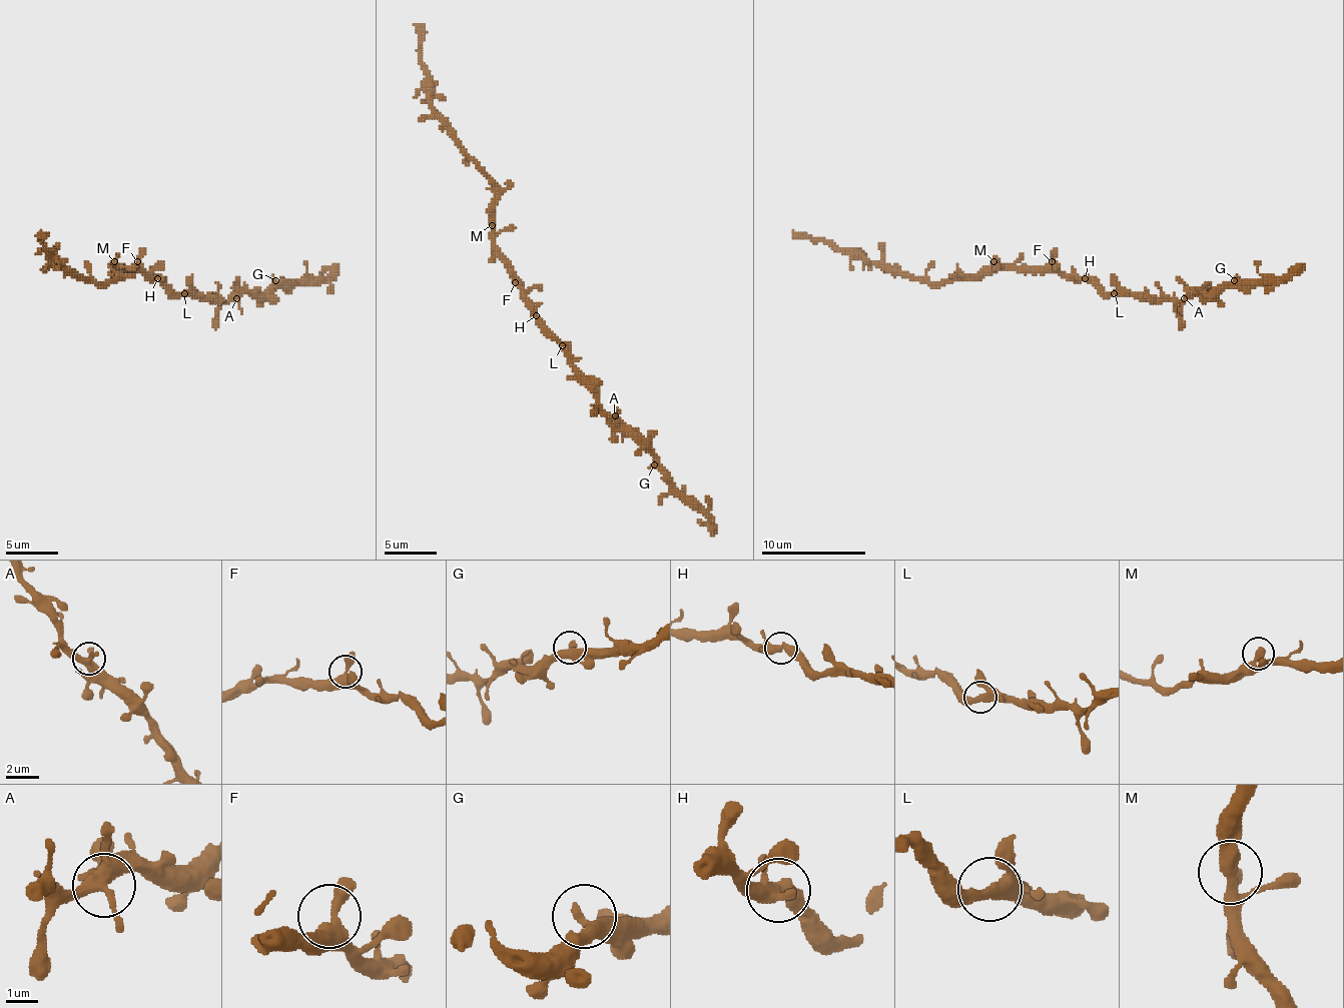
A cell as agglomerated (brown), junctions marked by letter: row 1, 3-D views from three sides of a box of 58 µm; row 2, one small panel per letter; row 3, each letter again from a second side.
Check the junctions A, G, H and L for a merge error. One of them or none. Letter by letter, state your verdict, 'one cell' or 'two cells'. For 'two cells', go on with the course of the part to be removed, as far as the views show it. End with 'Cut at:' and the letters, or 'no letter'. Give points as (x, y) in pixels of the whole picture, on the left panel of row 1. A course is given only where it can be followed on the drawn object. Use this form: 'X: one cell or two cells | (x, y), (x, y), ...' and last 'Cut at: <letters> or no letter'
A: one cell
G: one cell
H: one cell
L: one cell
Cut at: no letter

